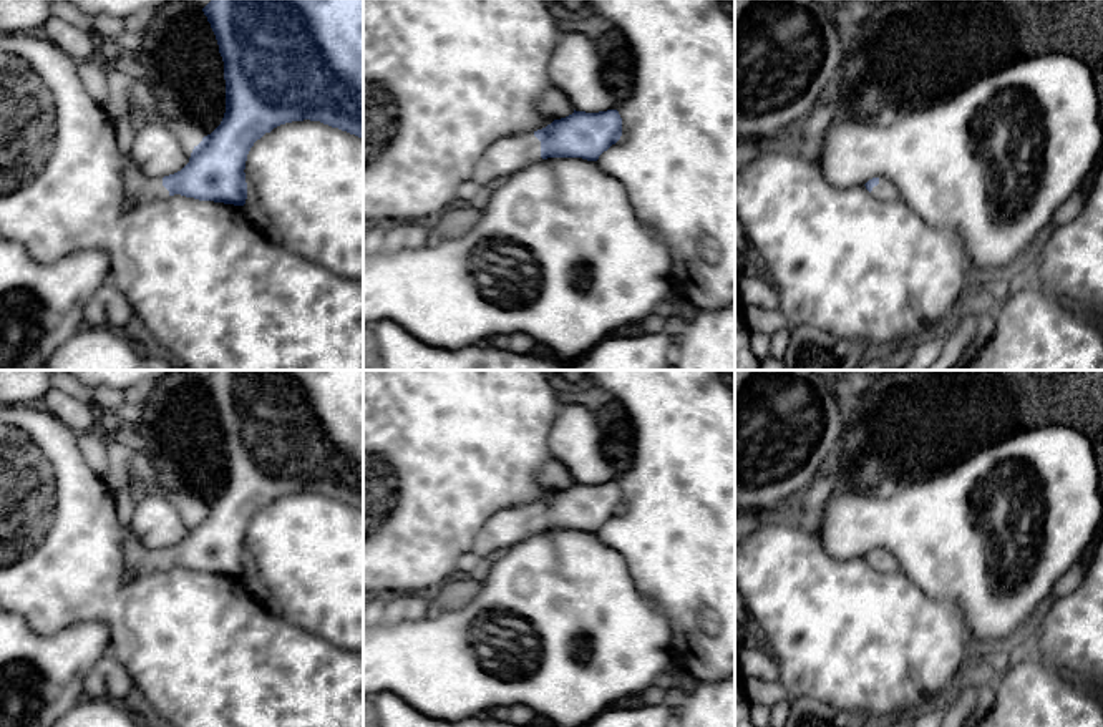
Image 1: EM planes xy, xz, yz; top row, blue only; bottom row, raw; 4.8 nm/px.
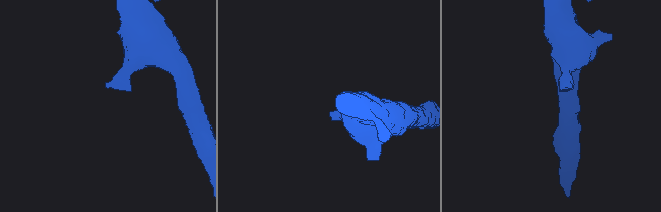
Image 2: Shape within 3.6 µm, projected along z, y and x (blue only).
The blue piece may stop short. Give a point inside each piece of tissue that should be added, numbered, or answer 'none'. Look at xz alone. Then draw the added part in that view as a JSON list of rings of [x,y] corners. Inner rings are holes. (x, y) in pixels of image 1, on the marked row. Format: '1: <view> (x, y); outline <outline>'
1: xz (508, 155); outline [[[534,131],[499,138],[474,164],[471,186],[476,191],[486,191],[509,174],[541,159],[541,141]]]

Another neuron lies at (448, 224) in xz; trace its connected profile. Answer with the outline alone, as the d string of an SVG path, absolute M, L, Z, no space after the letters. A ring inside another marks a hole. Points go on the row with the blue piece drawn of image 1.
M449 209L430 222L431 236L433 239L454 237L461 231L469 229L473 226L473 221L473 214L459 212L458 209Z

